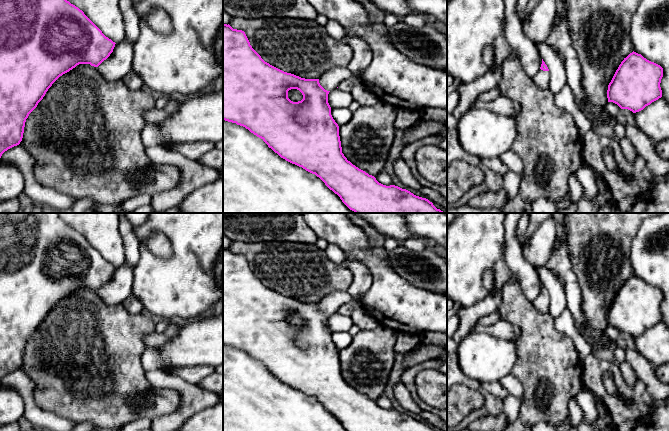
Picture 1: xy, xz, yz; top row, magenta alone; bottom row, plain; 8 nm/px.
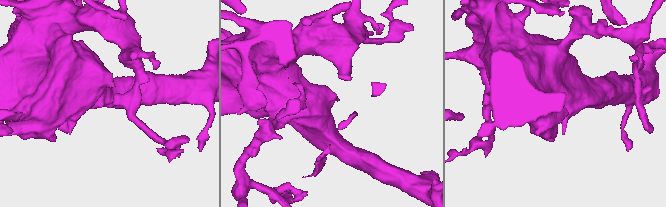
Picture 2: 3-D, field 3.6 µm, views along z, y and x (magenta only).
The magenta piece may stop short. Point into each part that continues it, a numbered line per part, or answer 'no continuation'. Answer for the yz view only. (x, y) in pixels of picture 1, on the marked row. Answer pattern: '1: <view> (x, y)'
1: yz (541, 79)

